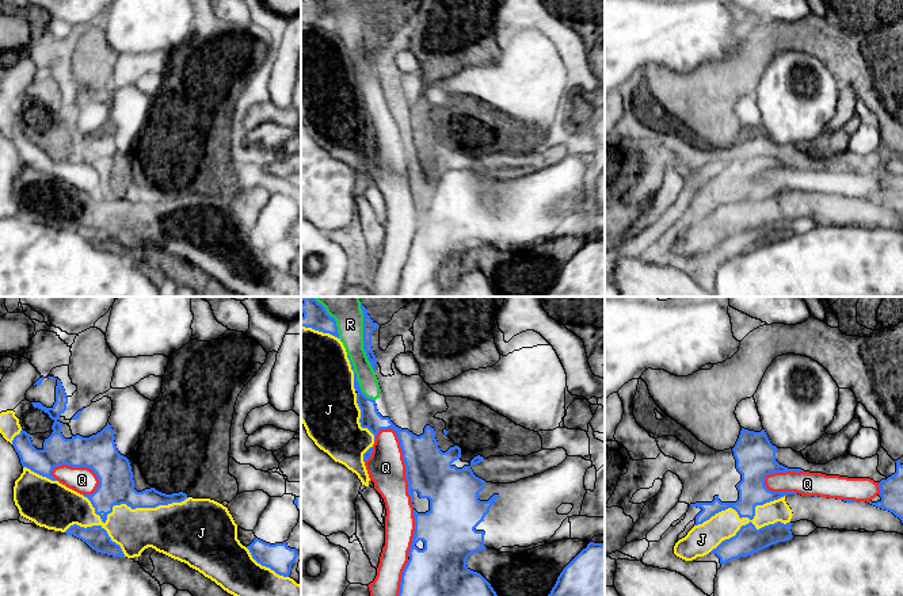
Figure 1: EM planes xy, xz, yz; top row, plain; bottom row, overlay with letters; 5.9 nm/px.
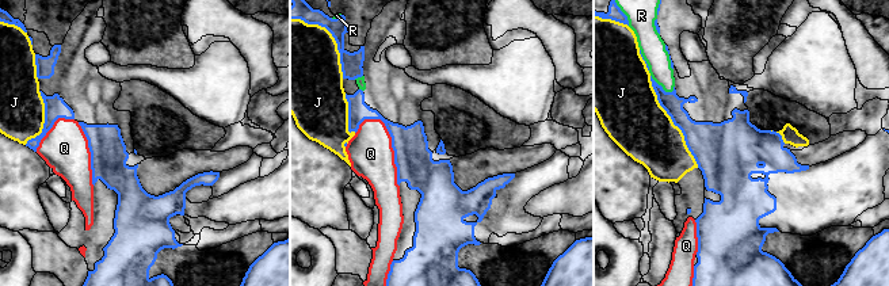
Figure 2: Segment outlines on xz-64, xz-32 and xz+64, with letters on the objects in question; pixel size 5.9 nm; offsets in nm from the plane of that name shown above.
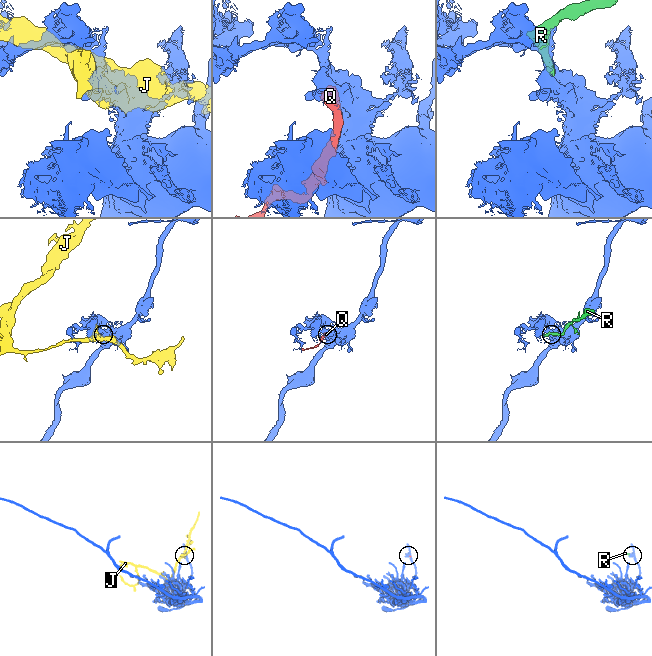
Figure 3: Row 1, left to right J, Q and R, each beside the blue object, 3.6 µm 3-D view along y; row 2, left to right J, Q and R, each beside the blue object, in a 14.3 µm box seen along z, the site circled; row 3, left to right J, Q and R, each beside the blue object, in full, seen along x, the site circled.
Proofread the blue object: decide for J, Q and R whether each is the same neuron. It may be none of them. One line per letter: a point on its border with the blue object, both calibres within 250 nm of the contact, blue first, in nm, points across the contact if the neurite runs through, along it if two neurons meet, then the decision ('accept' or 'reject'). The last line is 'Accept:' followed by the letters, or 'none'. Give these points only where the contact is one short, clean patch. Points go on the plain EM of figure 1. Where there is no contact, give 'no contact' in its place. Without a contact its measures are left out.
J: yz (742, 213) | 170/170 nm | reject
Q: xz (404, 159) | 280/220 nm | reject
R: xz (364, 35) | 70/170 nm | reject
Accept: none

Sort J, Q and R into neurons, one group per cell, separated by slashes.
J / Q R

